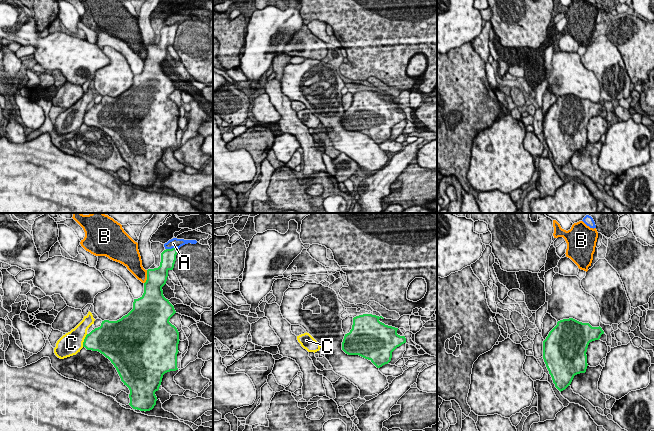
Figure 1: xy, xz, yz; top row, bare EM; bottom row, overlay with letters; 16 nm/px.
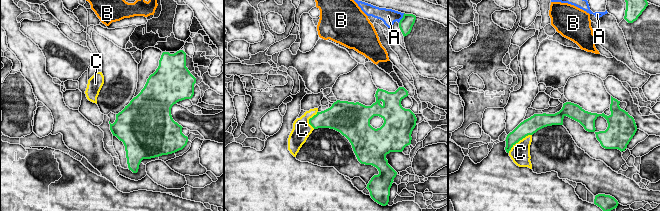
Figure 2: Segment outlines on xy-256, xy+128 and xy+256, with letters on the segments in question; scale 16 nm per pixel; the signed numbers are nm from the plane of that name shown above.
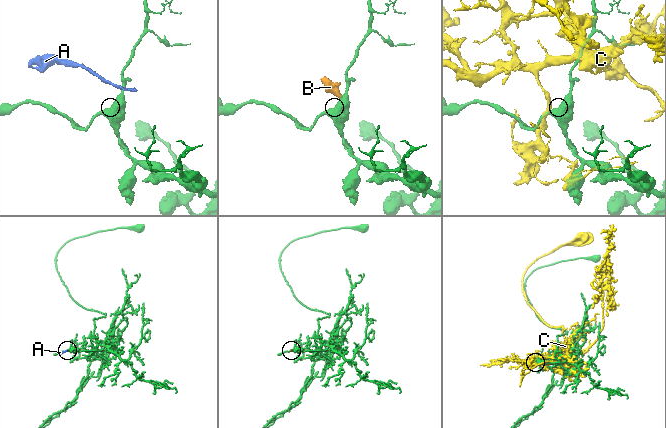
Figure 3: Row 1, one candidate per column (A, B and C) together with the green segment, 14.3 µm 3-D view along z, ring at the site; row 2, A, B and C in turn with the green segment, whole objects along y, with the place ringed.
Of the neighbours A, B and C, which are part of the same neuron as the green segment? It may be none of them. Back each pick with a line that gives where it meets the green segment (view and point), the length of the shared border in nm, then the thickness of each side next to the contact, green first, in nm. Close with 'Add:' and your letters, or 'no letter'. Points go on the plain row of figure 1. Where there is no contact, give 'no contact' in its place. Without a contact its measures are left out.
Add: no letter

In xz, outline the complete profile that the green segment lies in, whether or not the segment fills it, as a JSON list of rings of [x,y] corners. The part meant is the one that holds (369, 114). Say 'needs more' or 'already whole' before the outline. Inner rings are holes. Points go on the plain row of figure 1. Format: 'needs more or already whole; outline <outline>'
already whole; outline [[[363,90],[353,94],[352,105],[345,110],[342,126],[348,131],[359,131],[370,136],[377,144],[388,140],[392,128],[406,119],[405,112],[397,110],[398,104],[385,101],[382,92]]]

